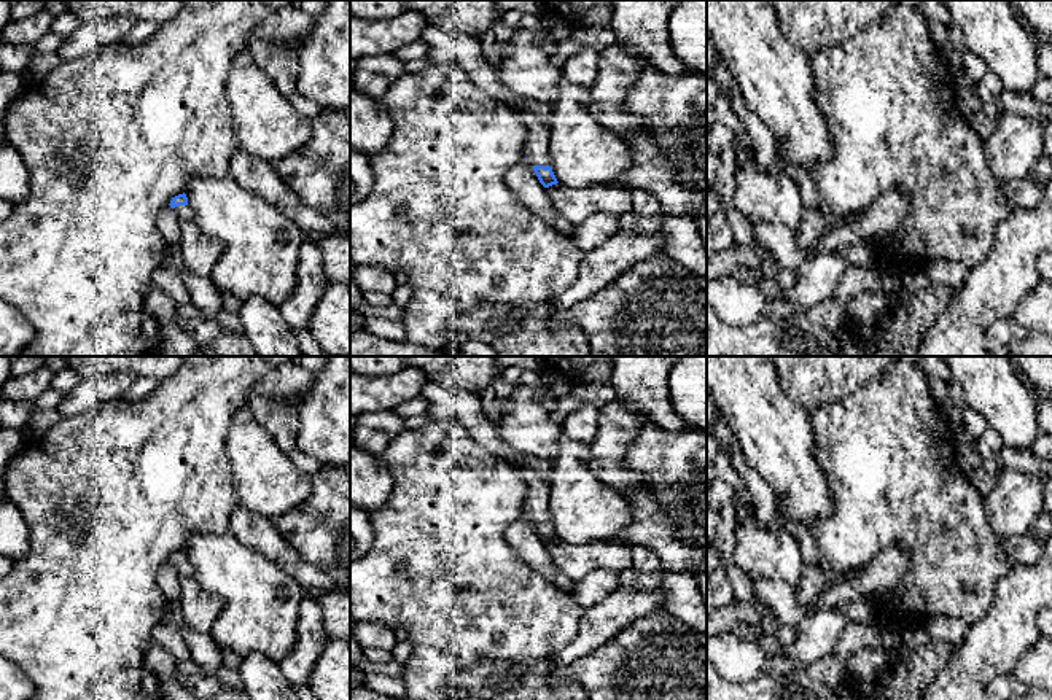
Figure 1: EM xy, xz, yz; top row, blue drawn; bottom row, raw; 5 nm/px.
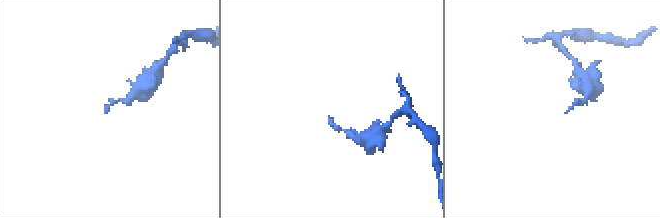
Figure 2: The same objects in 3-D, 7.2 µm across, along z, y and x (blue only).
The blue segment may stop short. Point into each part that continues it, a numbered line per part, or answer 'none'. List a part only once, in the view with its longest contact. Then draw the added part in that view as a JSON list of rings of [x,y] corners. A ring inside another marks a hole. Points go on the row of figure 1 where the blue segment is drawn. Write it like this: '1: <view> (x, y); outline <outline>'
1: xz (443, 46); outline [[[428,22],[420,37],[428,45],[428,62],[458,62],[471,81],[492,95],[505,102],[522,115],[528,130],[525,143],[525,158],[532,165],[549,165],[549,127],[536,119],[533,113],[522,107],[524,99],[511,92],[500,83],[493,68],[493,56],[487,54],[477,37],[465,32],[447,32],[436,24]]]

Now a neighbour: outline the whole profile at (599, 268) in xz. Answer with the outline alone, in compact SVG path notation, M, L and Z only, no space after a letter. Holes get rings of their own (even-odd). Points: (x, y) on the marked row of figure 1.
M619 231L600 247L584 251L578 277L551 299L552 309L557 313L565 312L594 298L633 264L660 255L664 240L660 232L645 235Z

